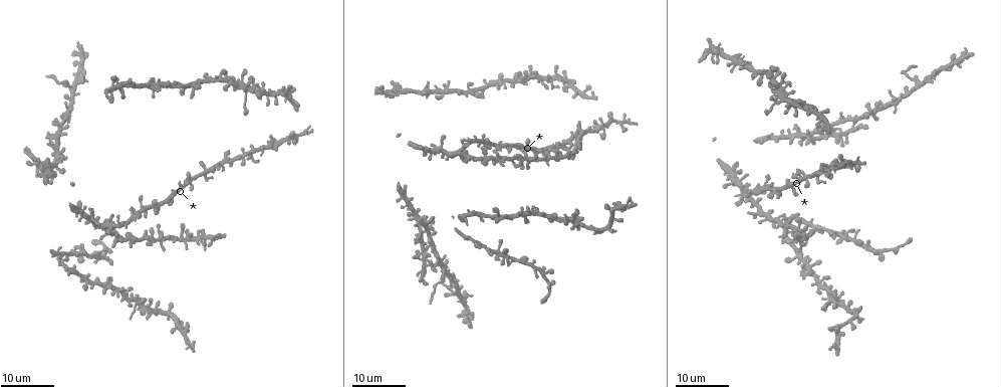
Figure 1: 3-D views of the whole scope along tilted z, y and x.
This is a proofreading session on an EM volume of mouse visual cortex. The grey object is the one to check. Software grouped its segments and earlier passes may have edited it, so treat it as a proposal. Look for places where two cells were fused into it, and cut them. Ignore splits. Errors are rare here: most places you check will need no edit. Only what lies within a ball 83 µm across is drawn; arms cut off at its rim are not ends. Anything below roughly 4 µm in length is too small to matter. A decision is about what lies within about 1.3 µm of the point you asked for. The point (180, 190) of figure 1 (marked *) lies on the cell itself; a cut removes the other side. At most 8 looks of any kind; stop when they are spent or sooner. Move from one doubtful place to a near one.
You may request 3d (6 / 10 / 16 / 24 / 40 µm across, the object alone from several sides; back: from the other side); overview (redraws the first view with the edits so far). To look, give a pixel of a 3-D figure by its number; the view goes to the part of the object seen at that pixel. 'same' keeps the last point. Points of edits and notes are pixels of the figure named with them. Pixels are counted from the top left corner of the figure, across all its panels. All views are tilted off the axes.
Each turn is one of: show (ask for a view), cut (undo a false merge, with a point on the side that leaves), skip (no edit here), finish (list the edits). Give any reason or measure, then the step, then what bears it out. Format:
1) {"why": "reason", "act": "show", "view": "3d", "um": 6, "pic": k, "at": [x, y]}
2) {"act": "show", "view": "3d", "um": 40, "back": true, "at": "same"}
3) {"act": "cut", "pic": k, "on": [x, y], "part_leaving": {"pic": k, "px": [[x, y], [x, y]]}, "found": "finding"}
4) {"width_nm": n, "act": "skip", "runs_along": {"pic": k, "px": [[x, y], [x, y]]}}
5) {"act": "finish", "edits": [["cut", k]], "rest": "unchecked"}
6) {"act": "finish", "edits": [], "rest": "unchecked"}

{"act": "show", "view": "3d", "um": 24, "pic": 1, "at": [102, 228]}

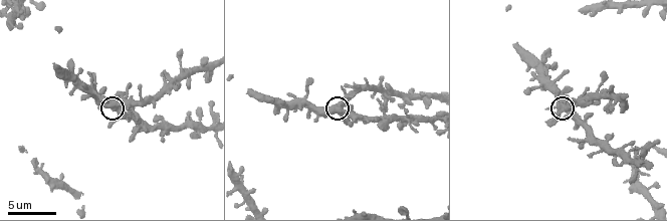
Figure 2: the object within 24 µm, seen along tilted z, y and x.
{"act": "show", "view": "3d", "um": 6, "pic": 2, "at": [342, 110]}

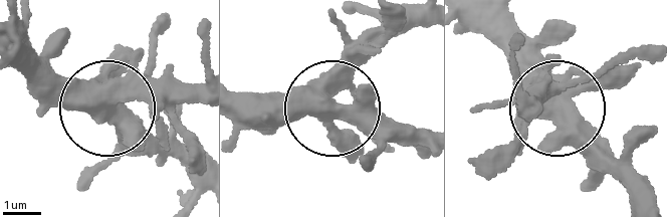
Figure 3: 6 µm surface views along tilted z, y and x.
{"act": "show", "view": "3d", "um": 6, "back": true, "pic": 3, "at": [554, 114]}

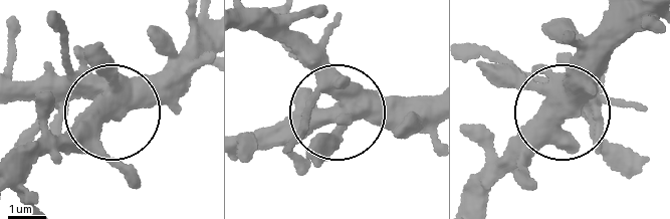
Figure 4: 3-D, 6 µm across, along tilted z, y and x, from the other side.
{"width_nm": 540, "act": "skip", "runs_along": {"pic": 4, "px": [[18, 82], [75, 87], [106, 107], [57, 159]]}, "found": "continuous, no second cell"}

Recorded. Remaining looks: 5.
{"why": "four arms meet", "act": "show", "view": "3d", "um": 16, "pic": 1, "at": [420, 222]}

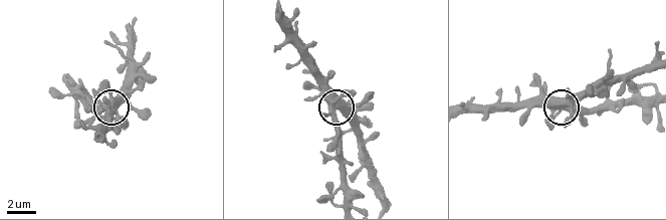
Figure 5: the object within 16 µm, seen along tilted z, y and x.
{"act": "show", "view": "3d", "um": 10, "pic": 5, "at": [339, 105]}

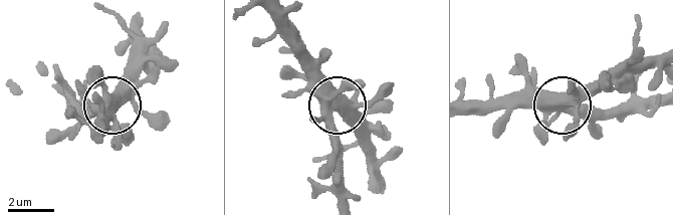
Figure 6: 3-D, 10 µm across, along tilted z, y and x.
{"act": "show", "view": "3d", "um": 10, "back": true, "pic": 6, "at": [335, 107]}

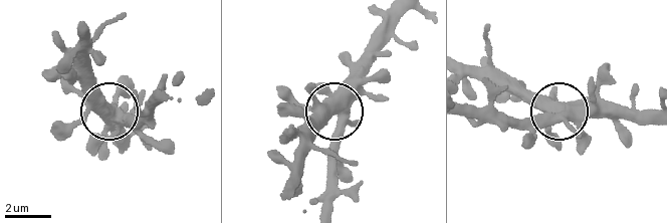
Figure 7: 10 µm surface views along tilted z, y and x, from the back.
{"act": "skip", "found": "all the same cell"}

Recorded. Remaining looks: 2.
{"why": "branch point", "act": "show", "view": "3d", "um": 24, "pic": 1, "at": [289, 134]}

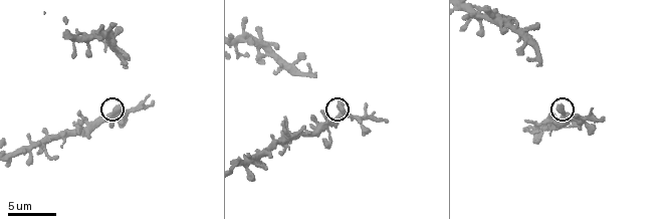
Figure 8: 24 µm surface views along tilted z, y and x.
{"why": "zoom in", "act": "show", "view": "3d", "um": 6, "pic": 8, "at": [115, 112]}

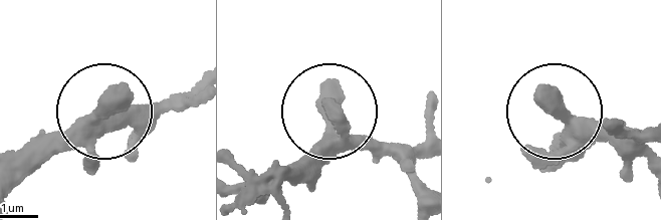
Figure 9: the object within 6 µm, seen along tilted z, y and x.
{"arms": 3, "act": "skip", "found": "one cell here"}

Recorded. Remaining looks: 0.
{"act": "finish", "edits": [], "rest": "unchecked"}

